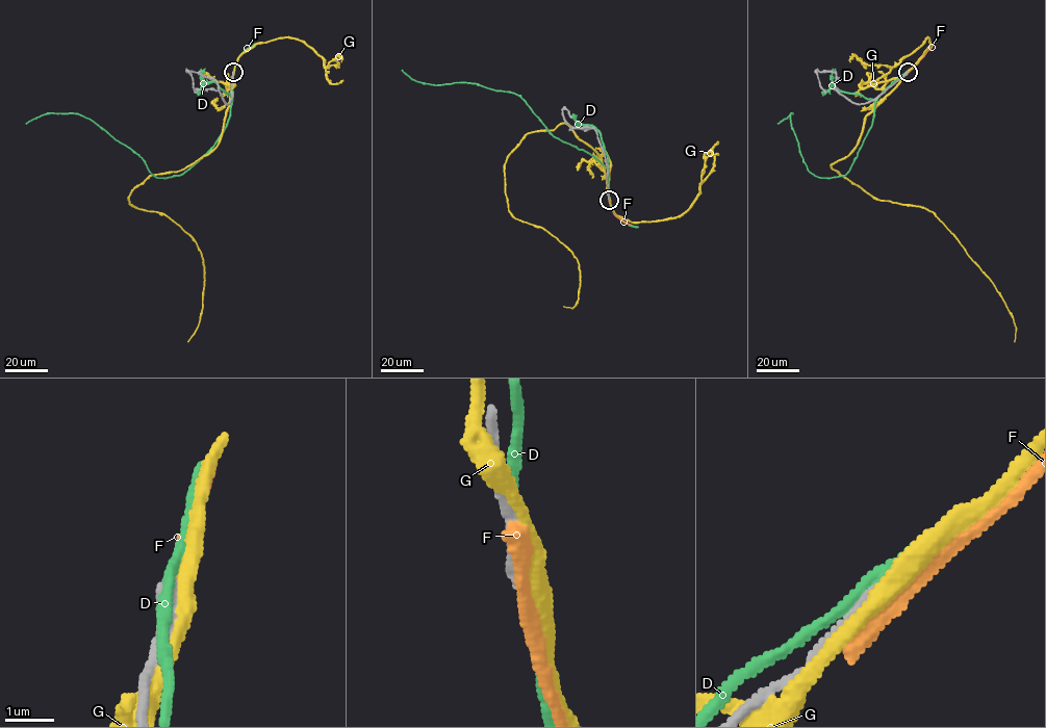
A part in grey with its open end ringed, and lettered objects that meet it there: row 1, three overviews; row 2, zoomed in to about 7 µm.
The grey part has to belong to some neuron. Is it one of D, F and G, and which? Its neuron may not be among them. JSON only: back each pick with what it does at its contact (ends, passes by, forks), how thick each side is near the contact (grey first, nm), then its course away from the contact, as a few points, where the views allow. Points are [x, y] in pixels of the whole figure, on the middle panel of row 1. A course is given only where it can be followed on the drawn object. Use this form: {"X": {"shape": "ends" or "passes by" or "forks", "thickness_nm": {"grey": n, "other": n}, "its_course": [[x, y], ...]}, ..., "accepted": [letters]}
{"accepted": []}

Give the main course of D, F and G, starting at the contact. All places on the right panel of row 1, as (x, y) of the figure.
D: (906, 73), (877, 99), (872, 124), (844, 176), (814, 176), (799, 152), (790, 122), (793, 113), (777, 123)
F: (907, 73), (933, 44)
G: (904, 74), (865, 118), (858, 145), (832, 167), (881, 200), (932, 211), (990, 279), (1013, 318), (1014, 341)

